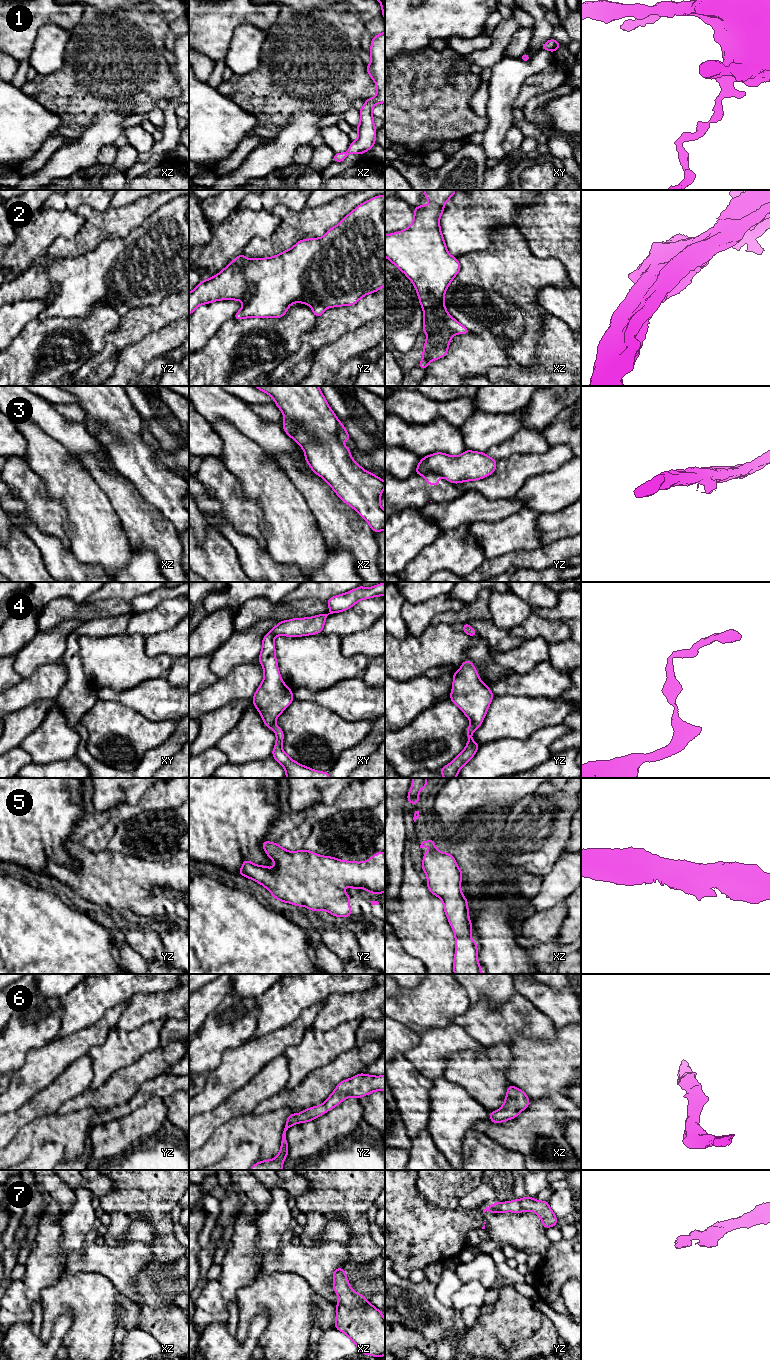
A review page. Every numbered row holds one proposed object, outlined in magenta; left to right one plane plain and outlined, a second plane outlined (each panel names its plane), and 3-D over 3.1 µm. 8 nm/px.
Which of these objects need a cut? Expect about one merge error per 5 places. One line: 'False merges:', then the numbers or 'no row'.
False merges: no row

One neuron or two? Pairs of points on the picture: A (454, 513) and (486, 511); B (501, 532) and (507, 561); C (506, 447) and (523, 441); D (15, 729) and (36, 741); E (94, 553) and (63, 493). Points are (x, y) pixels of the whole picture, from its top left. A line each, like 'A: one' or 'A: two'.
A: one
B: two
C: one
D: two
E: one

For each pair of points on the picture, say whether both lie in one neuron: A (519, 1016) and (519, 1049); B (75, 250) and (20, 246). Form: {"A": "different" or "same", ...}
{"A": "different", "B": "different"}

